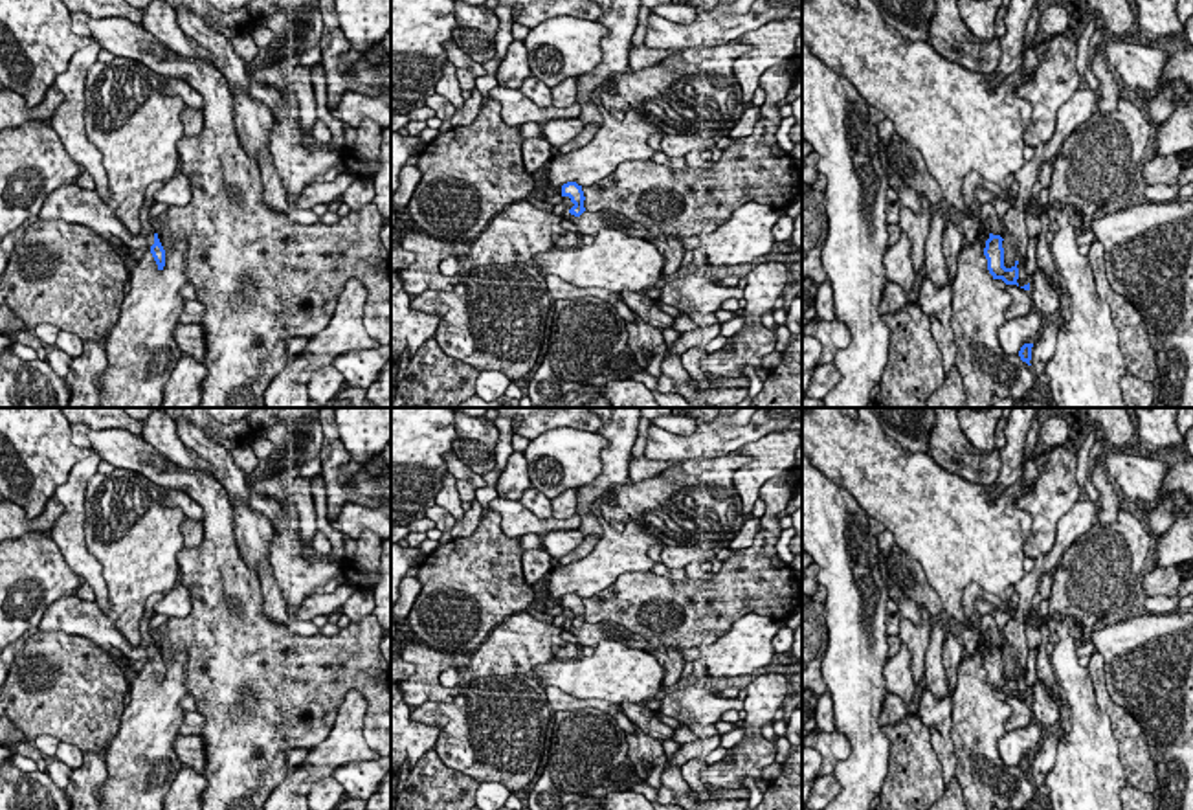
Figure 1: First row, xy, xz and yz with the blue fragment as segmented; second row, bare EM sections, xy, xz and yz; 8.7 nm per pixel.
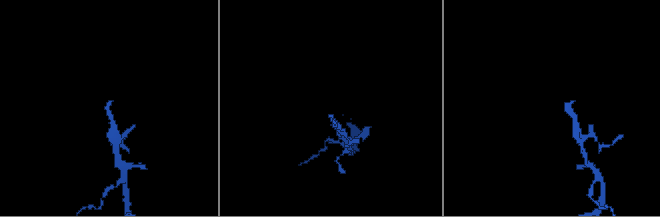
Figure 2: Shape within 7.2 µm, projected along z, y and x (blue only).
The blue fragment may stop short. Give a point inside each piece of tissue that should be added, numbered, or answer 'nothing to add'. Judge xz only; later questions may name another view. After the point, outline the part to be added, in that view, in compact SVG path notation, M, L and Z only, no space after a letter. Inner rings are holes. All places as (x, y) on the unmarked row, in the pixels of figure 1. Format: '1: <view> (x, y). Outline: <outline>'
nothing to add

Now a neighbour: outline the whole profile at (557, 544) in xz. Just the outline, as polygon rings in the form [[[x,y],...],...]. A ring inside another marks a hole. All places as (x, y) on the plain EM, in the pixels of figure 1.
[[[580,529],[576,531],[560,531],[560,533],[547,533],[541,536],[541,547],[549,553],[554,564],[560,562],[562,557],[571,553],[578,547],[584,540]]]

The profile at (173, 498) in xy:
[[[167,489],[163,496],[167,507],[178,507],[185,518],[204,523],[204,509],[182,490]]]

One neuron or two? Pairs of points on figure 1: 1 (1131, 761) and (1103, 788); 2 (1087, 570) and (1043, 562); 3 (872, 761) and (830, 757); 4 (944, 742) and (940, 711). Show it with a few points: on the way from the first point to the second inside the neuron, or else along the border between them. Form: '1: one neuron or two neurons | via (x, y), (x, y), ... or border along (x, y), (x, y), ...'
1: two neurons | border along (1113, 724), (1127, 783)
2: two neurons | border along (1085, 531), (1065, 551), (1052, 573)
3: two neurons | border along (836, 728), (848, 742), (848, 755), (832, 772)
4: one neuron | via (942, 735), (940, 719)

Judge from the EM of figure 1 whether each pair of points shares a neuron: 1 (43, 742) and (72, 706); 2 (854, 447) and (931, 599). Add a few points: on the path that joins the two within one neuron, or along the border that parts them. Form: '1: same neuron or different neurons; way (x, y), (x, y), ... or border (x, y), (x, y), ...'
1: different neurons; border (33, 739), (54, 735), (61, 741)
2: different neurons; border (903, 550), (920, 564), (925, 581), (933, 588)

